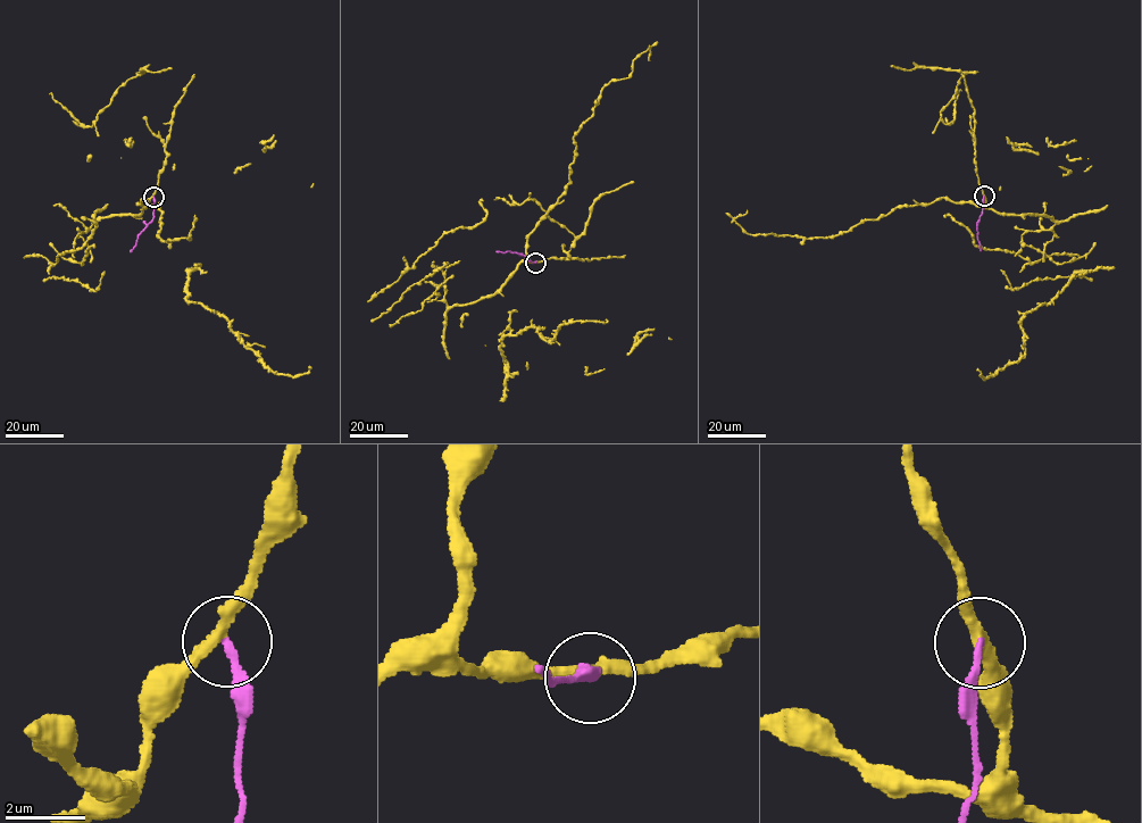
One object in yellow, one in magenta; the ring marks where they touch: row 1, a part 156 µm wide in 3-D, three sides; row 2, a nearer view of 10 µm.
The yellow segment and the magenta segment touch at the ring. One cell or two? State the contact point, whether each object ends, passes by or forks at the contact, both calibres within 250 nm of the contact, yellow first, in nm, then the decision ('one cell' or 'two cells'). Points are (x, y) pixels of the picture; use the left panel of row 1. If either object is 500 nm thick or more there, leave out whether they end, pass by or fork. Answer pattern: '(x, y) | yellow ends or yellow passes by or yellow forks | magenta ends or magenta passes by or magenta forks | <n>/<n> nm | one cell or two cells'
(153, 197) | yellow passes by | magenta ends | 280/180 nm | two cells

